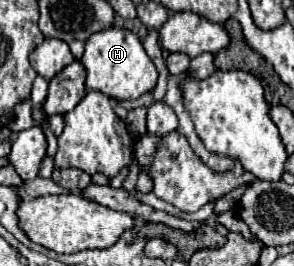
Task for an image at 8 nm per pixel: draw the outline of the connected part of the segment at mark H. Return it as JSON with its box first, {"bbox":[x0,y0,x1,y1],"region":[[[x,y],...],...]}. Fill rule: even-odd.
{"bbox":[80,27,158,99],"region":[[[112,27],[100,33],[94,33],[86,41],[84,57],[80,59],[86,67],[86,89],[100,91],[112,99],[138,99],[140,95],[152,91],[158,81],[158,71],[152,63],[152,59],[146,55],[142,41],[130,33],[128,29]]]}

